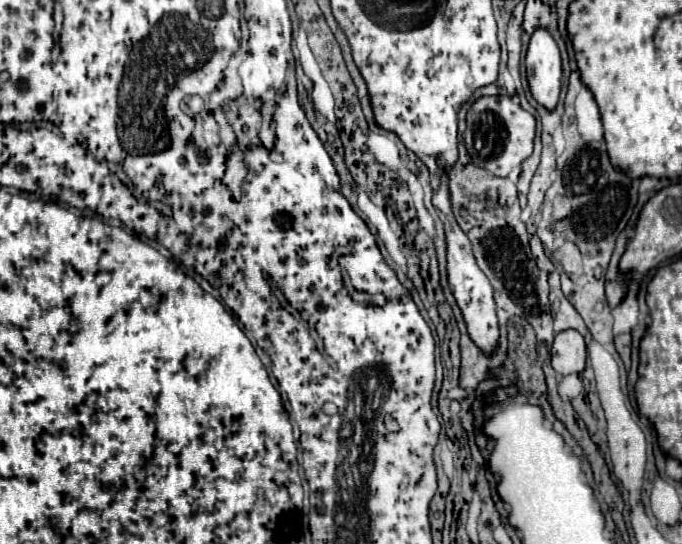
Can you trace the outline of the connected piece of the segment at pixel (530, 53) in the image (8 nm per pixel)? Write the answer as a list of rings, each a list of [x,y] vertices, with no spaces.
[[[537,28],[533,32],[525,56],[525,66],[529,70],[527,82],[533,98],[547,110],[553,110],[561,92],[563,66],[559,46],[547,28]]]

